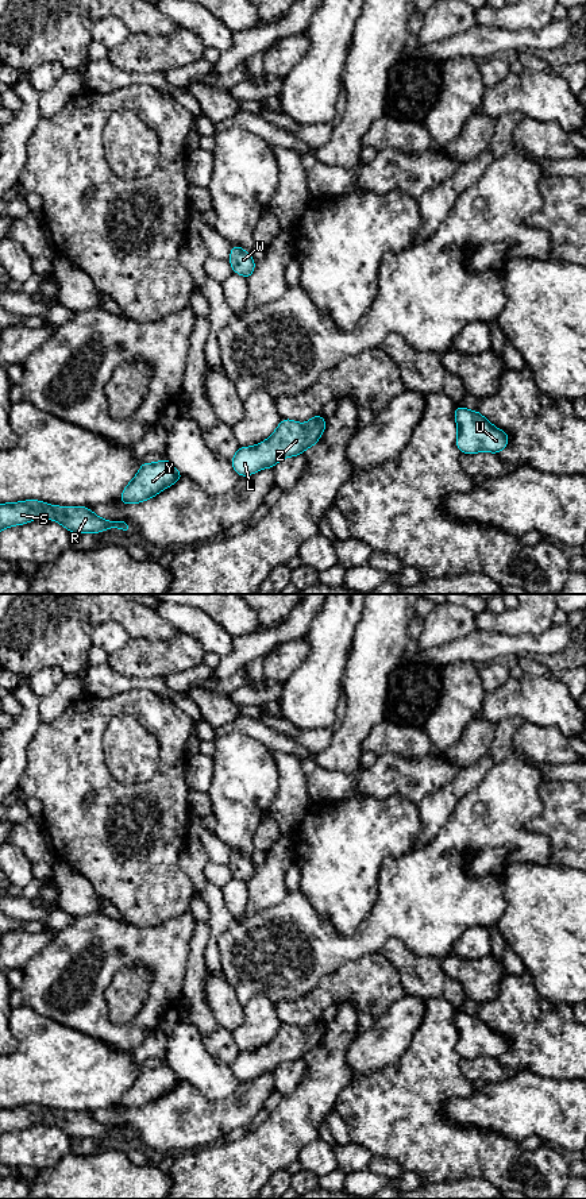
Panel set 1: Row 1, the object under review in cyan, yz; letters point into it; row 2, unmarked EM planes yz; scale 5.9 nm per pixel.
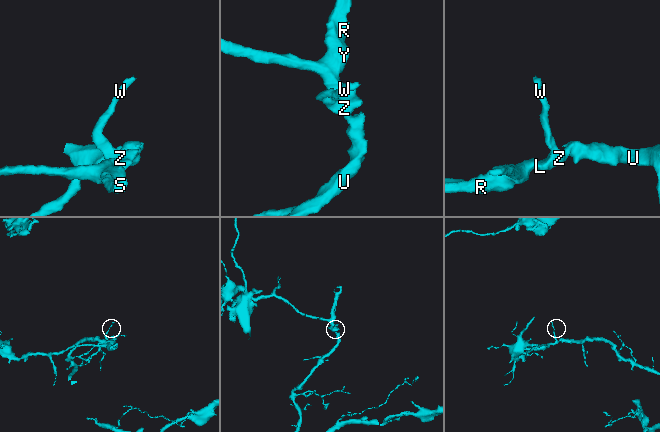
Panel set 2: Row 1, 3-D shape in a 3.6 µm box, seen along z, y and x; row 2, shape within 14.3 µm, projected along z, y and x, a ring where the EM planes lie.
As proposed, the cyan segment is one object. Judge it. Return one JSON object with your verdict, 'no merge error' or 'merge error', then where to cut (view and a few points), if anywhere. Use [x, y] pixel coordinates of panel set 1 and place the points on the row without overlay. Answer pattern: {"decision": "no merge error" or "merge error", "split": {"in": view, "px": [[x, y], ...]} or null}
{"decision": "no merge error", "split": null}

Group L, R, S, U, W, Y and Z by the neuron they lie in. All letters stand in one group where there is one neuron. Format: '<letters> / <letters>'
L R S U W Y Z

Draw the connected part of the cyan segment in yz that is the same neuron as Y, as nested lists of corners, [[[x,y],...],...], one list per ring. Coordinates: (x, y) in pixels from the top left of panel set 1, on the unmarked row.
[[[166,1063],[155,1069],[142,1067],[139,1077],[126,1091],[117,1104],[126,1110],[143,1107],[174,1090],[181,1083],[185,1083],[185,1080],[182,1080]]]

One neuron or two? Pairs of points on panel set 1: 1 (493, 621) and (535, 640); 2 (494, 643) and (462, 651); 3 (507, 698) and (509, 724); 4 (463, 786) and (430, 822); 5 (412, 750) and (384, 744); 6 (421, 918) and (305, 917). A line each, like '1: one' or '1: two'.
1: two
2: one
3: two
4: one
5: one
6: one

